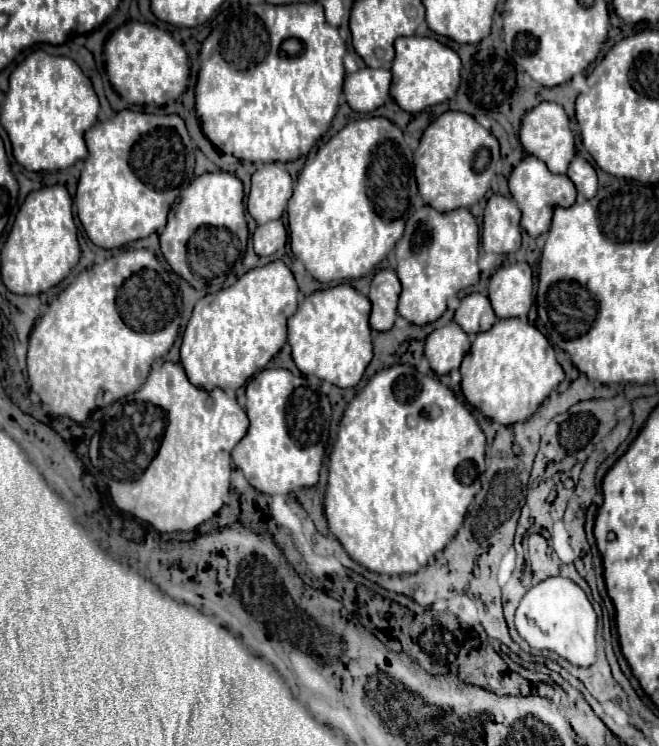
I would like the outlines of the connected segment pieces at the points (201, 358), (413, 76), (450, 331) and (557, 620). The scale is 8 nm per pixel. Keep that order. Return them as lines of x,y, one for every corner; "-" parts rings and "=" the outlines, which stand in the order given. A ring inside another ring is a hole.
273,261
263,267
251,269
233,287
199,299
181,343
181,363
185,367
189,381
203,391
211,391
213,387
219,387
223,391
235,391
241,385
245,385
247,379
259,373
285,345
287,319
297,311
297,293
299,291
293,273
285,267
283,261
=
399,37
395,41
395,59
391,67
391,97
407,113
419,113
431,105
451,99
459,87
459,55
431,37
=
449,323
427,335
425,357
437,375
447,375
451,369
459,369
469,347
471,341
465,331
461,331
457,323
=
549,577
531,587
521,599
515,613
515,627
529,647
539,651
553,651
577,667
595,663
595,629
597,615
579,585
565,577

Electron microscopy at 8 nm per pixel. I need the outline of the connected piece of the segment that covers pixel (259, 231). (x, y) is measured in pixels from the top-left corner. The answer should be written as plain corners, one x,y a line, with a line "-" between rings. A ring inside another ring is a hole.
269,221
259,225
253,233
253,249
259,257
273,255
275,251
283,249
287,243
287,229
281,221

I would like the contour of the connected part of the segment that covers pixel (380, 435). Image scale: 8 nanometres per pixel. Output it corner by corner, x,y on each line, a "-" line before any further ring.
393,365
379,373
375,373
369,383
359,391
353,401
347,405
341,421
339,421
339,433
333,447
333,453
328,463
328,484
325,493
325,517
329,523
329,531
339,539
339,543
345,547
349,557
363,565
369,571
381,573
381,575
403,575
403,573
417,573
427,561
441,551
457,533
461,527
467,507
473,501
475,493
479,491
479,475
485,471
485,435
477,425
477,419
471,415
471,411
459,403
449,387
445,387
439,379
421,375
411,365

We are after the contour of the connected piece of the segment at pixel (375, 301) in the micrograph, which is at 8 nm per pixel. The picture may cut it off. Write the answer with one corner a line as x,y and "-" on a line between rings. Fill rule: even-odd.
381,269
371,283
369,301
373,305
369,325
375,331
389,331
397,317
397,299
401,293
401,283
393,269

